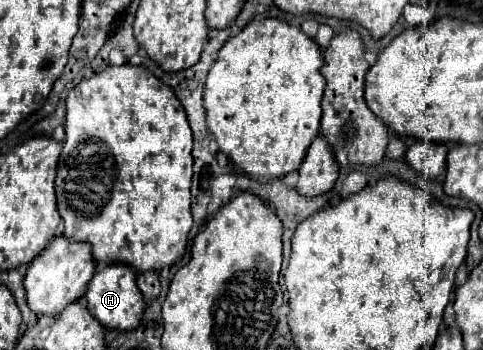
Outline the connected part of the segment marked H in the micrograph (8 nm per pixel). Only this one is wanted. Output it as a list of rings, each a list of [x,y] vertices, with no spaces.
[[[126,265],[102,267],[88,283],[84,299],[88,311],[94,315],[96,321],[100,321],[106,329],[118,329],[118,331],[132,331],[134,327],[138,327],[138,321],[142,321],[142,311],[146,307],[144,297],[136,287],[136,273],[132,271],[132,267]]]

